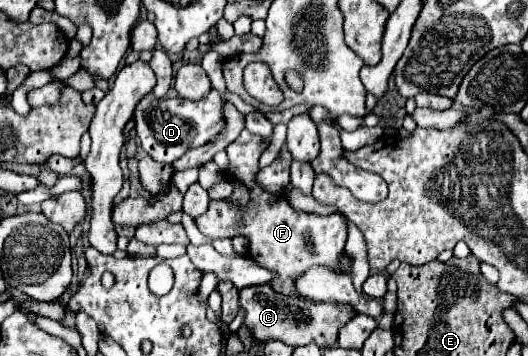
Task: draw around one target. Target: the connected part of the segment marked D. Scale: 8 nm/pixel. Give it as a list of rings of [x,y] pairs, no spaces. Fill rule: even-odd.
[[[212,89],[200,101],[188,101],[188,99],[180,99],[180,97],[156,101],[152,97],[152,93],[146,95],[138,103],[136,113],[134,113],[136,133],[142,141],[142,149],[160,163],[174,163],[186,151],[210,143],[214,137],[218,137],[224,131],[222,107],[224,107],[224,101],[216,89]]]

